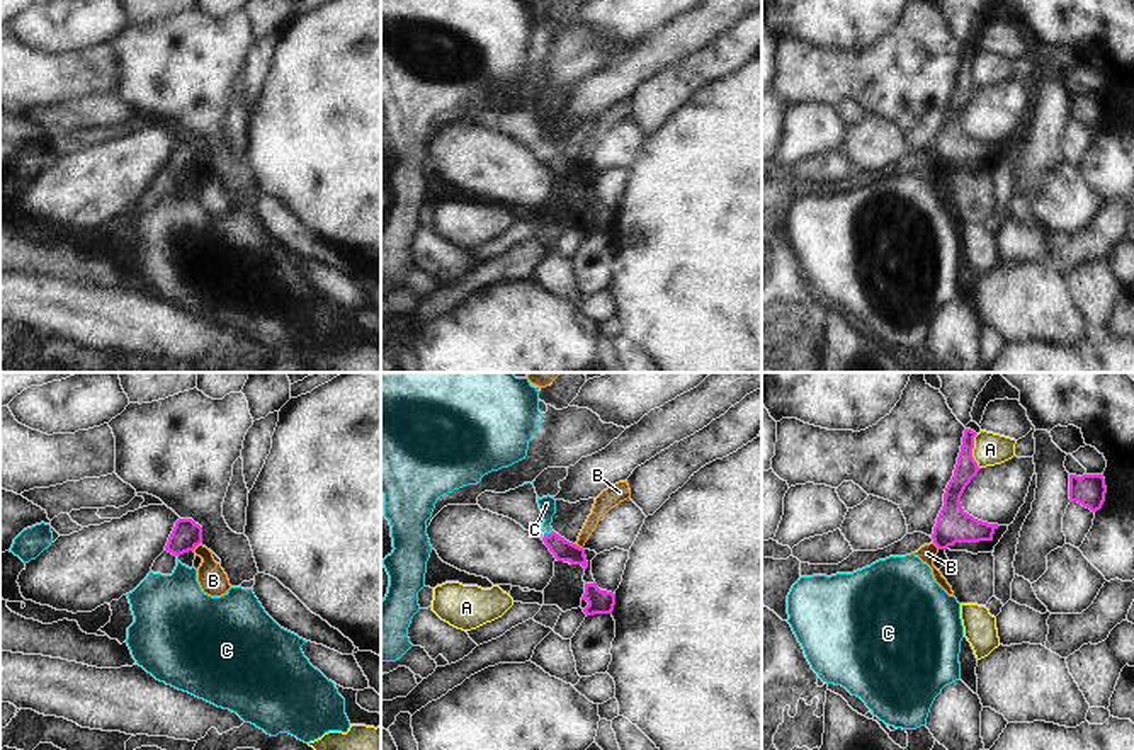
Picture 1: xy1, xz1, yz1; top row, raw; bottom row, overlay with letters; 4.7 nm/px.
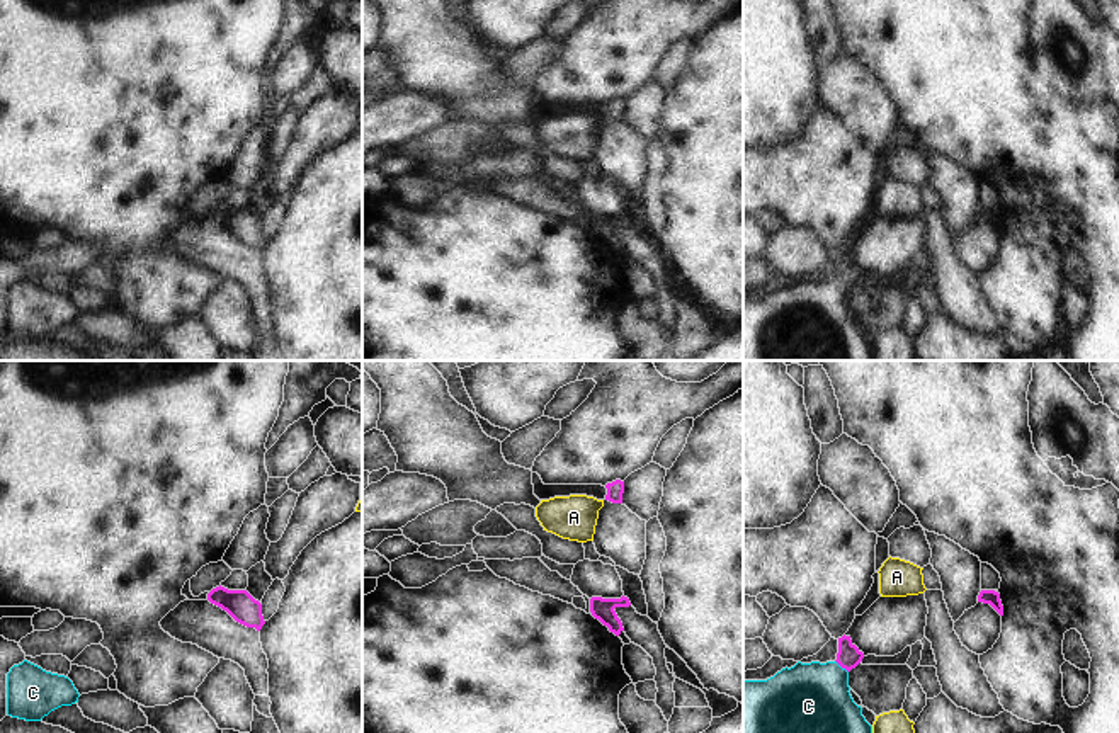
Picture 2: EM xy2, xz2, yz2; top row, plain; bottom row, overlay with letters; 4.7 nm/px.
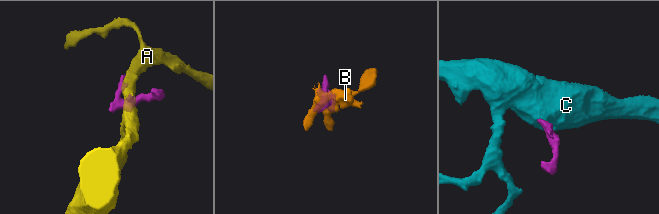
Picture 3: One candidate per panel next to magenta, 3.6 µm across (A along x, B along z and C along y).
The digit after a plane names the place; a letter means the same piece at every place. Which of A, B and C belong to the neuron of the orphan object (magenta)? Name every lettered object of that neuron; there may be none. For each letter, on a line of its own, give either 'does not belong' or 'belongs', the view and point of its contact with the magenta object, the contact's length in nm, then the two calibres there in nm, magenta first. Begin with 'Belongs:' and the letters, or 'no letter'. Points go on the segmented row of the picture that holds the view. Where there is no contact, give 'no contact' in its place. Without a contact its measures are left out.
Belongs: C
A: does not belong; contact yz1 (971, 451); length 170 nm; calibres 110 and 150 nm
B: does not belong; contact xy1 (196, 545); length 50 nm; calibres 140 and 140 nm
C: belongs; contact yz2 (842, 667); length 90 nm; calibres 110 and 340 nm

